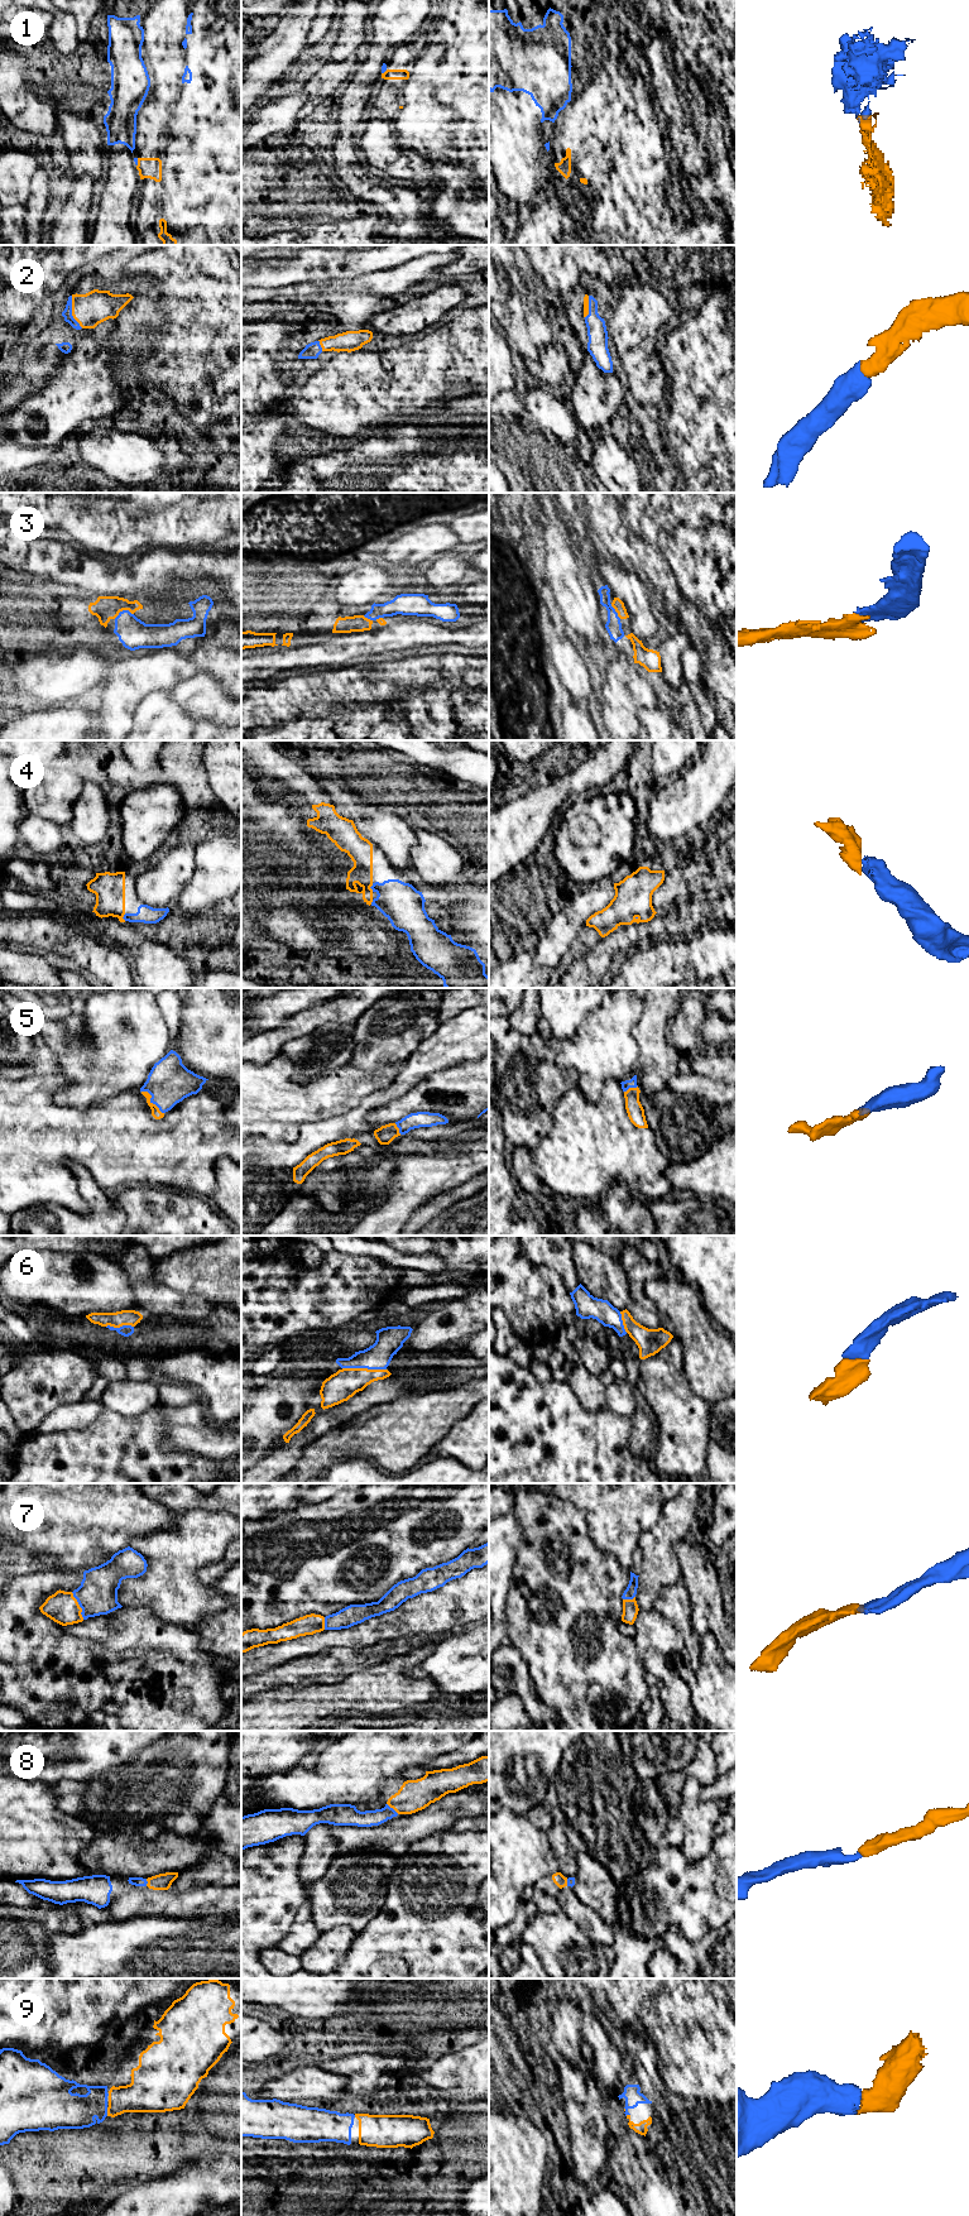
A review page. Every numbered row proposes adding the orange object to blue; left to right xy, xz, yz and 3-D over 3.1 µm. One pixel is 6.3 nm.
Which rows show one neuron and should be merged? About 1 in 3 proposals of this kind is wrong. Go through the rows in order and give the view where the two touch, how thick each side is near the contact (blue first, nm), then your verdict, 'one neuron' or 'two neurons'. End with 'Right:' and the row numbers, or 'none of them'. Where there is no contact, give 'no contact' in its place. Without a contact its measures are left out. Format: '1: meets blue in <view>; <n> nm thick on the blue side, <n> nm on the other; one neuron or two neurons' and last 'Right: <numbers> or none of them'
1: meets blue in xy; 30 nm thick on the blue side, 130 nm on the other; two neurons
2: meets blue in xy; 60 nm thick on the blue side, 220 nm on the other; one neuron
3: meets blue in xy; 190 nm thick on the blue side, 160 nm on the other; one neuron
4: meets blue in xz; 260 nm thick on the blue side, 160 nm on the other; one neuron
5: meets blue in xy; 280 nm thick on the blue side, 60 nm on the other; one neuron
6: meets blue in xz; 170 nm thick on the blue side, 190 nm on the other; one neuron
7: meets blue in xy; 260 nm thick on the blue side, 200 nm on the other; one neuron
8: meets blue in xz; 110 nm thick on the blue side, 200 nm on the other; one neuron
9: meets blue in xy; 240 nm thick on the blue side, 220 nm on the other; one neuron
Right: 2, 3, 4, 5, 6, 7, 8, 9

